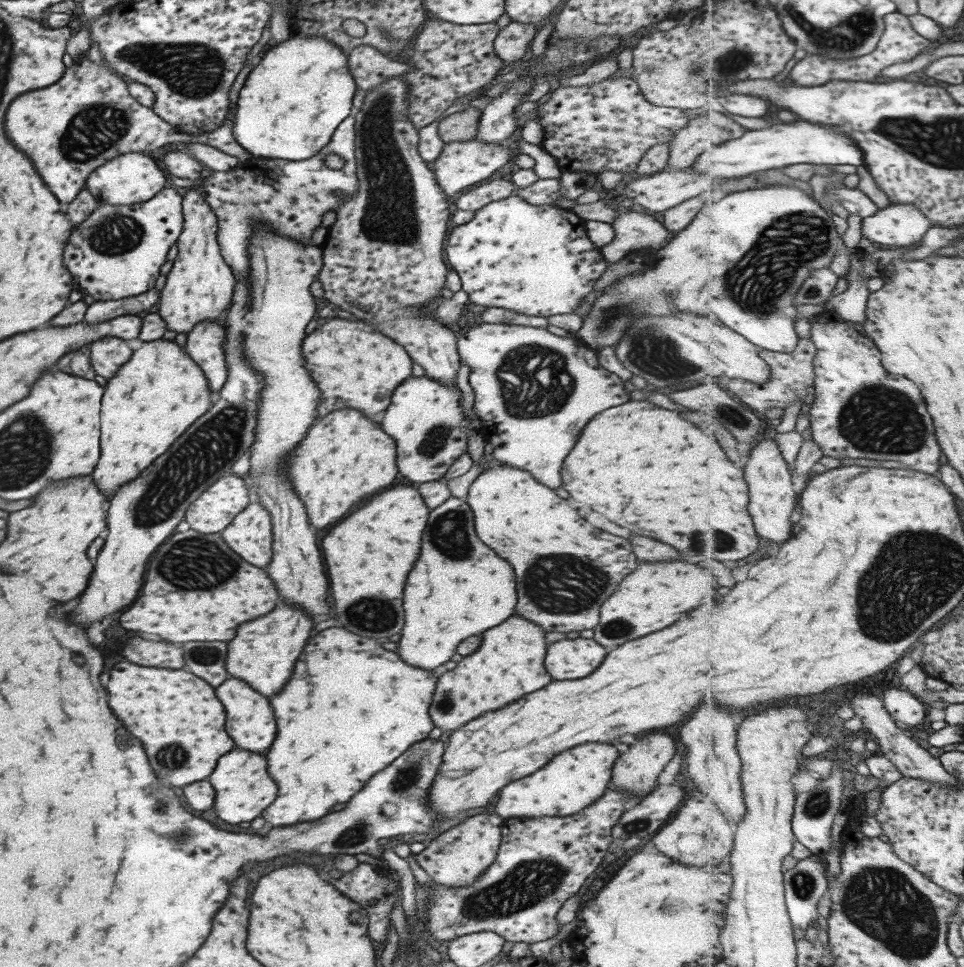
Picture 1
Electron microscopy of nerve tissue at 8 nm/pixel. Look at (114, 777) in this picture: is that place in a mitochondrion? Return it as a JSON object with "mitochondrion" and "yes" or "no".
{"mitochondrion":"no"}

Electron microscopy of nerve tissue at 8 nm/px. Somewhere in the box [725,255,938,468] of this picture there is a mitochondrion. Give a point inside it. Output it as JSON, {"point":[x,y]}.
{"point":[876,416]}

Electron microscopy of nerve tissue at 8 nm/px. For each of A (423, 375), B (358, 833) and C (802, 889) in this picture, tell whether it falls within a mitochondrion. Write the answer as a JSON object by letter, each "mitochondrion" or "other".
{"A":"other","B":"mitochondrion","C":"mitochondrion"}

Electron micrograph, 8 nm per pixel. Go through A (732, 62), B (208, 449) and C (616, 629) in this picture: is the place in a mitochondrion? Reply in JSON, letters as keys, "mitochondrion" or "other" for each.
{"A":"mitochondrion","B":"mitochondrion","C":"mitochondrion"}

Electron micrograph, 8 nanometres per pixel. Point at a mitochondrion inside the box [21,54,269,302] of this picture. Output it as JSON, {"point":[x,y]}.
{"point":[91,132]}

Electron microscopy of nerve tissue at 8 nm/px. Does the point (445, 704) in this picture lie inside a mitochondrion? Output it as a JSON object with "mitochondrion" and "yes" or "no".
{"mitochondrion":"yes"}

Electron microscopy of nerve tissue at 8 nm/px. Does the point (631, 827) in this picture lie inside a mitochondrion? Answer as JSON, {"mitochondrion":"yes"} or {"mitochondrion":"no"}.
{"mitochondrion":"yes"}

